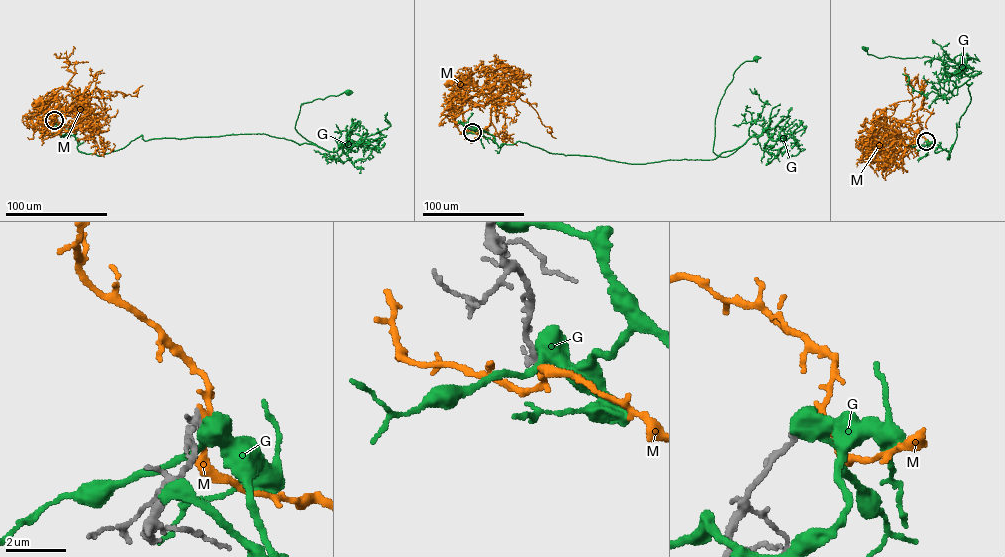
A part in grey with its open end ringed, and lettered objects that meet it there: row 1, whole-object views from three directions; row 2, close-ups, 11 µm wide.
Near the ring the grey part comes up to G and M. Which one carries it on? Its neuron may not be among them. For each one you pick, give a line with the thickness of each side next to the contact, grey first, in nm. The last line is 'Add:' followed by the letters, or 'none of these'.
Add: none of these

